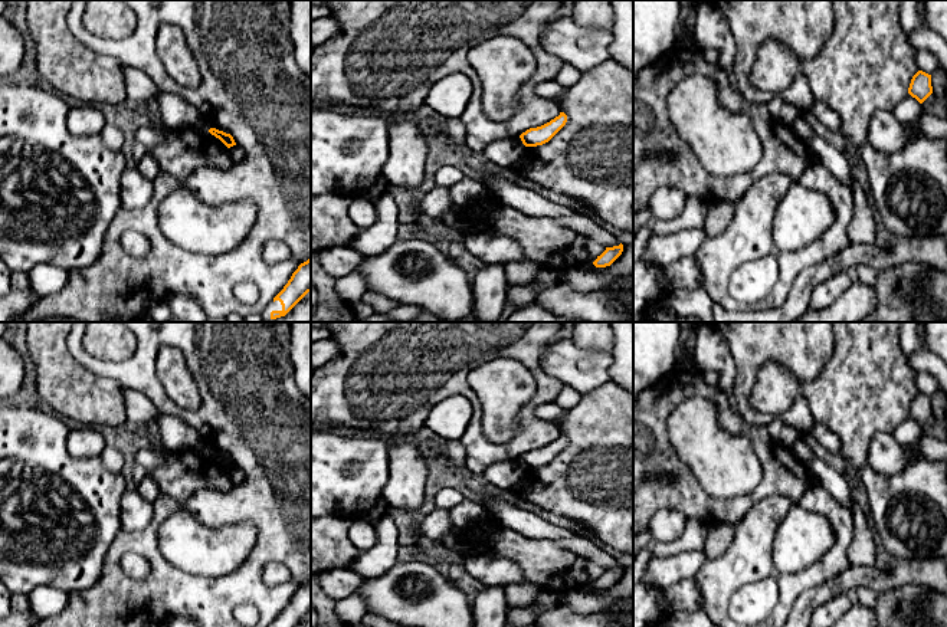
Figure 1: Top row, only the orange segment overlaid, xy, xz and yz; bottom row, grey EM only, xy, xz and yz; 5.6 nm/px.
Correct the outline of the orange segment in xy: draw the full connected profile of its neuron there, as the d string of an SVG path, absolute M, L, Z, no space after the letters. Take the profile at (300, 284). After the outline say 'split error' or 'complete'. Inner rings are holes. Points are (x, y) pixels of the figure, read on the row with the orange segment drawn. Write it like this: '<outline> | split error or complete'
M311 259L298 266L284 289L265 308L263 321L285 316L308 292L311 292Z | split error

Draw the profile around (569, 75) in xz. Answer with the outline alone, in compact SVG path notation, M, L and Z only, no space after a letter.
M564 65L561 70L557 73L554 82L557 82L561 88L568 88L579 81L581 72L570 65Z

